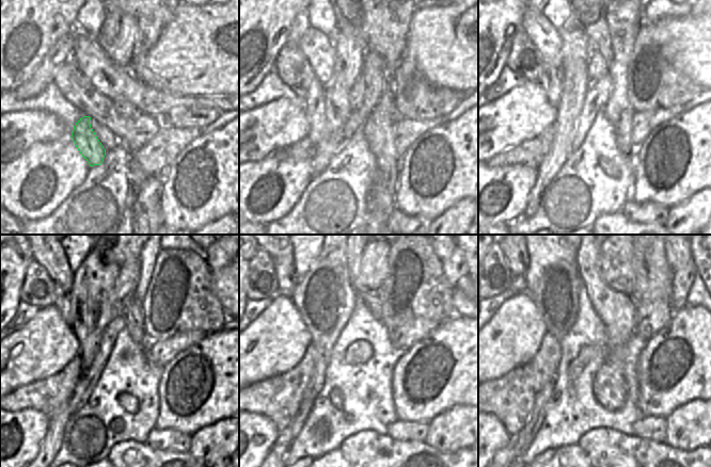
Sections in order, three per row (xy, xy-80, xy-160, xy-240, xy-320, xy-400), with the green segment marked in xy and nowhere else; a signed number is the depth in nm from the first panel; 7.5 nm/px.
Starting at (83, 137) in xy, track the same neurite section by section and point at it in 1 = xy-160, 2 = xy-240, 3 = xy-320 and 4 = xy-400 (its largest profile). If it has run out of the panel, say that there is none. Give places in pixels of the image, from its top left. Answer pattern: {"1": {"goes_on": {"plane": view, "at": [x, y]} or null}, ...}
{"1": {"goes_on": {"plane": "xy-160", "at": [550, 81]}}, "2": {"goes_on": {"plane": "xy-240", "at": [62, 302]}}, "3": {"goes_on": {"plane": "xy-320", "at": [283, 268]}}, "4": {"goes_on": {"plane": "xy-400", "at": [517, 256]}}}

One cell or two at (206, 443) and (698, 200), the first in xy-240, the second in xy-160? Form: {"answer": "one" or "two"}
{"answer": "one"}

